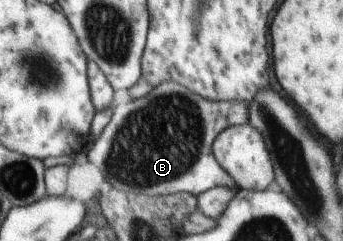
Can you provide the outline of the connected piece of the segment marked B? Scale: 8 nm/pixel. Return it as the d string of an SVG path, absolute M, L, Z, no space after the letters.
M167 82L142 98L115 105L111 120L86 154L107 183L125 193L164 196L187 192L198 196L217 186L238 189L212 154L212 141L224 129L247 123L249 103L210 102L181 84Z

